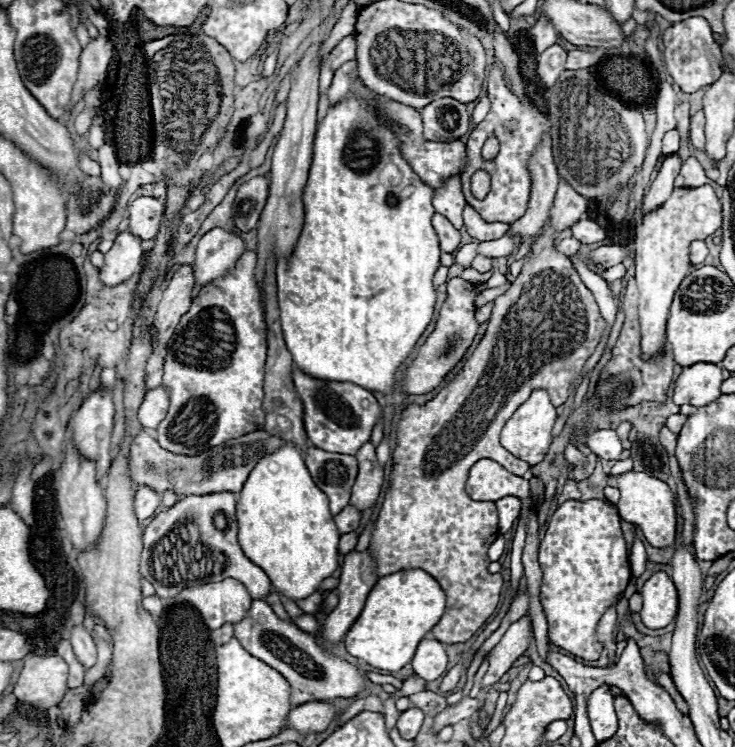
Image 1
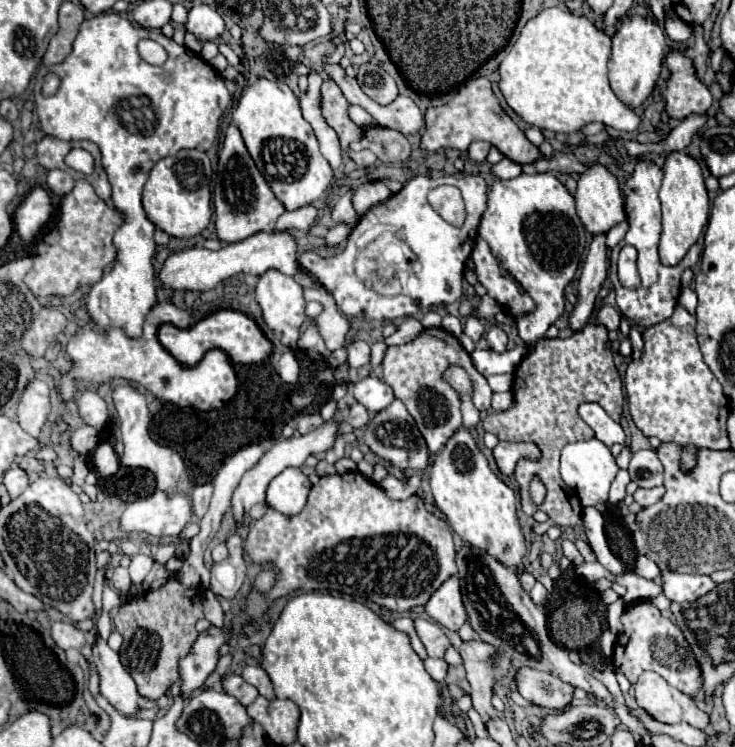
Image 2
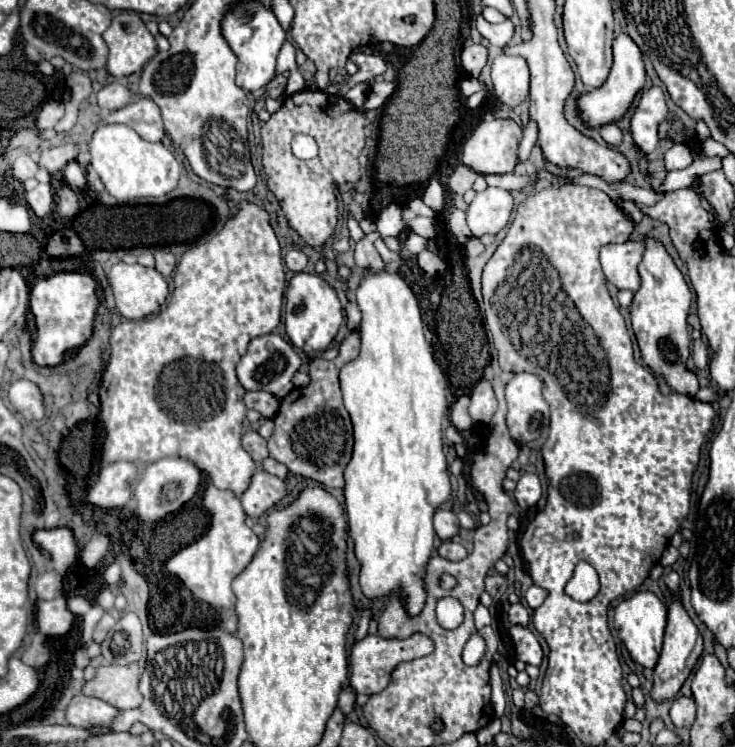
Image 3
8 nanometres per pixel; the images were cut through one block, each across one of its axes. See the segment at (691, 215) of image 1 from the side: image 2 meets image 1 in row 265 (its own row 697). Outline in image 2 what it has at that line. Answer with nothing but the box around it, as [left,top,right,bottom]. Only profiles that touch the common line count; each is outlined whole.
[634,672,710,730]

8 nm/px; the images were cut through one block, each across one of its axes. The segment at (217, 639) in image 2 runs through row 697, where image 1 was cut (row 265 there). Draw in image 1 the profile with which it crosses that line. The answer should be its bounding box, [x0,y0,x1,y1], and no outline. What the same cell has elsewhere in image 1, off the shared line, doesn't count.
[156,264,194,346]

